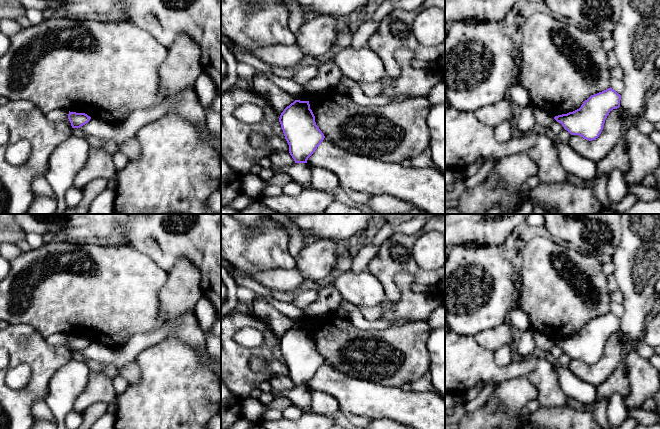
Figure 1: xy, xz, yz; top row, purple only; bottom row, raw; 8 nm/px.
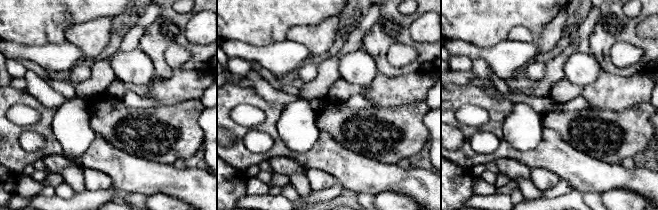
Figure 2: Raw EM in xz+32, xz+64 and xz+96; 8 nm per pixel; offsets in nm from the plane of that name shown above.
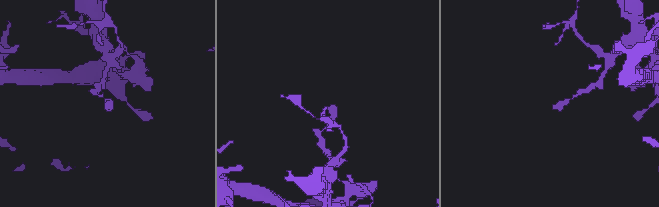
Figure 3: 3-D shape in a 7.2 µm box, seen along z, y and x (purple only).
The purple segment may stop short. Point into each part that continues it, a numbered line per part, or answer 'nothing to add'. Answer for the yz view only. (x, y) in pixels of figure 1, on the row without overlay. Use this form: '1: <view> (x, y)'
nothing to add

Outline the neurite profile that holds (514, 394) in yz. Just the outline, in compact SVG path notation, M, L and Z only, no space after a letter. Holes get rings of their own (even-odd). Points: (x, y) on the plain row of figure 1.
M524 376L501 382L488 401L475 411L464 415L456 422L457 429L519 429L522 424L531 424L533 429L601 429L593 416L593 407L575 410L565 405L562 407L540 406L527 417L520 416L521 409L530 400L537 400L537 388Z

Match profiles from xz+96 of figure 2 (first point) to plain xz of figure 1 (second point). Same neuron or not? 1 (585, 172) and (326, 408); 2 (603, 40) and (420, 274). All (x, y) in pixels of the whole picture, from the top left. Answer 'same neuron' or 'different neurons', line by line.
1: different neurons
2: same neuron

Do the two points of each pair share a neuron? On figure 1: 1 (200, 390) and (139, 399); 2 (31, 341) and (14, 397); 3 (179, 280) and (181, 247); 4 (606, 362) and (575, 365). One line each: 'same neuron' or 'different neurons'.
1: same neuron
2: same neuron
3: different neurons
4: same neuron

